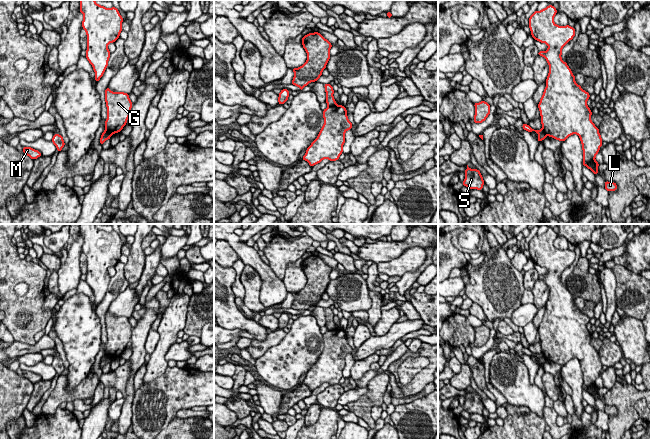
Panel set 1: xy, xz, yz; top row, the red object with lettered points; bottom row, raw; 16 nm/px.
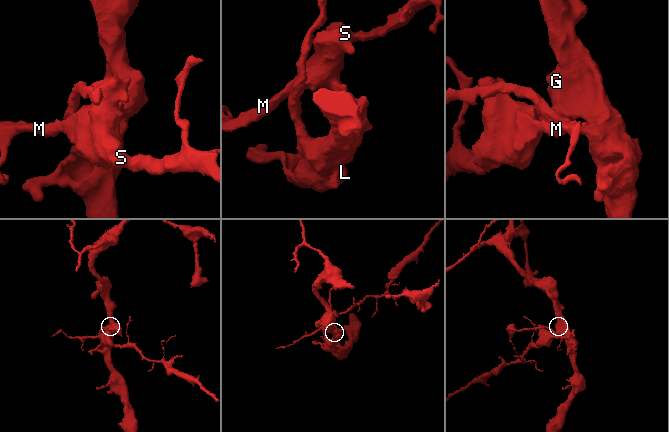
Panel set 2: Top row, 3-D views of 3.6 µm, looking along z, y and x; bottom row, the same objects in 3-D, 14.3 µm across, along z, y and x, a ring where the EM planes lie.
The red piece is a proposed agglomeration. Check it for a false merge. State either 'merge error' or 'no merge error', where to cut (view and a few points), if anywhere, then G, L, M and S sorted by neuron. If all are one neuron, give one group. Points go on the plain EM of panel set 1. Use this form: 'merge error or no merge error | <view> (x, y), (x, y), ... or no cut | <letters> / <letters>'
merge error | xz (336, 328), (328, 331) | G L / M S

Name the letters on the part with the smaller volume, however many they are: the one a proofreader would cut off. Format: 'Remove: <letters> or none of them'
Remove: M, S

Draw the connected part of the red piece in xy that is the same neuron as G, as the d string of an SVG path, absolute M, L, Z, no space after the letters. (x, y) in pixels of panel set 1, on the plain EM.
M108 311L105 314L105 326L107 331L105 355L111 358L118 357L127 347L131 338L132 326L127 317L116 317Z

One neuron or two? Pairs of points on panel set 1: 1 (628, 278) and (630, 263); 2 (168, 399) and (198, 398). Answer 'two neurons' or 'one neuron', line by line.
1: two neurons
2: one neuron

